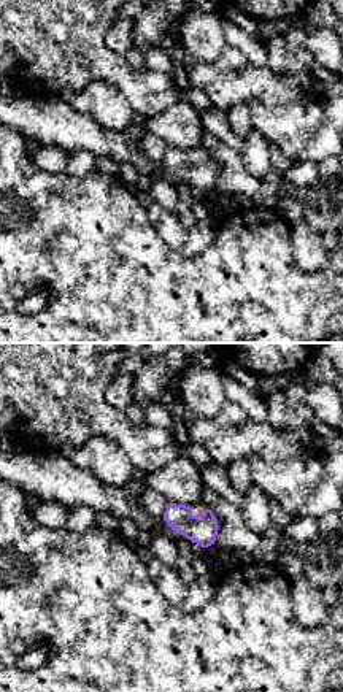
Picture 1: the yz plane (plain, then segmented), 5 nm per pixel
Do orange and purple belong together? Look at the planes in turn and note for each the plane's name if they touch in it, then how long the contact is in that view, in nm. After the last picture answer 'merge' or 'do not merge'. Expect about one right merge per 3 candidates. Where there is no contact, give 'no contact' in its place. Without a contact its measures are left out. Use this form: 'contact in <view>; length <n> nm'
contact in yz; length 50 nm

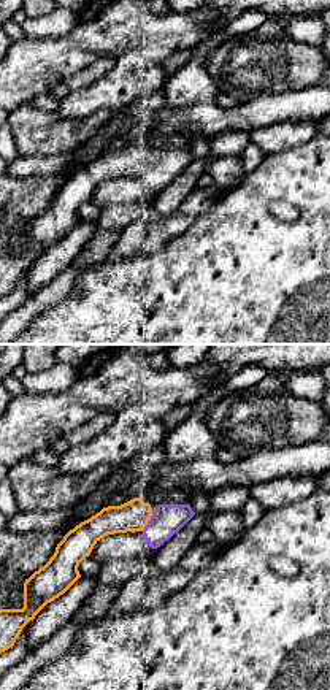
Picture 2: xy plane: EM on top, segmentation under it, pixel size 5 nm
contact in xy; length 120 nm

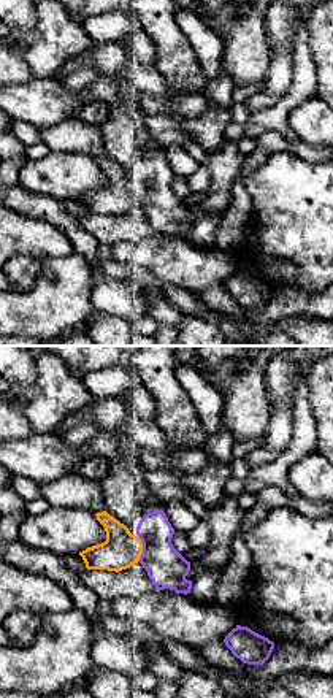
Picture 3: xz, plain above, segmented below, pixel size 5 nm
contact in xz; length 120 nm

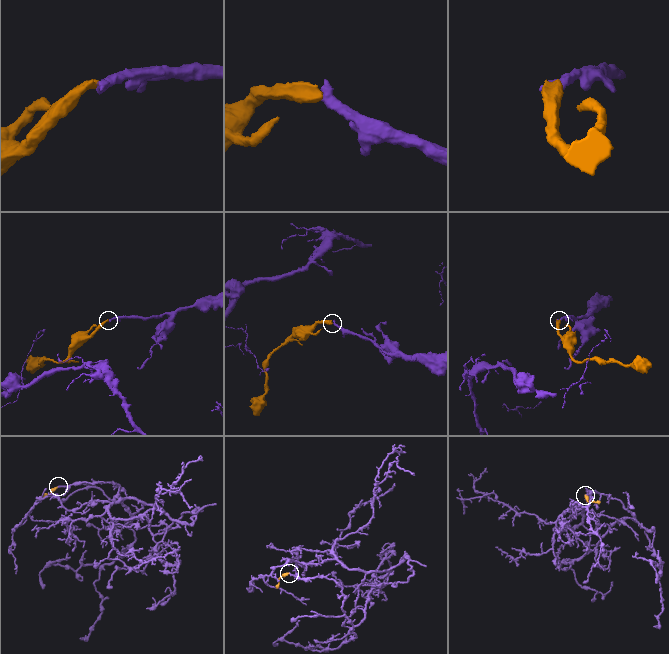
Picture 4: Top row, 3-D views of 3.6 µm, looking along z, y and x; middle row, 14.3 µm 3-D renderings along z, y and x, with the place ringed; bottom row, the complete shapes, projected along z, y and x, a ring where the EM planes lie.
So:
merge

